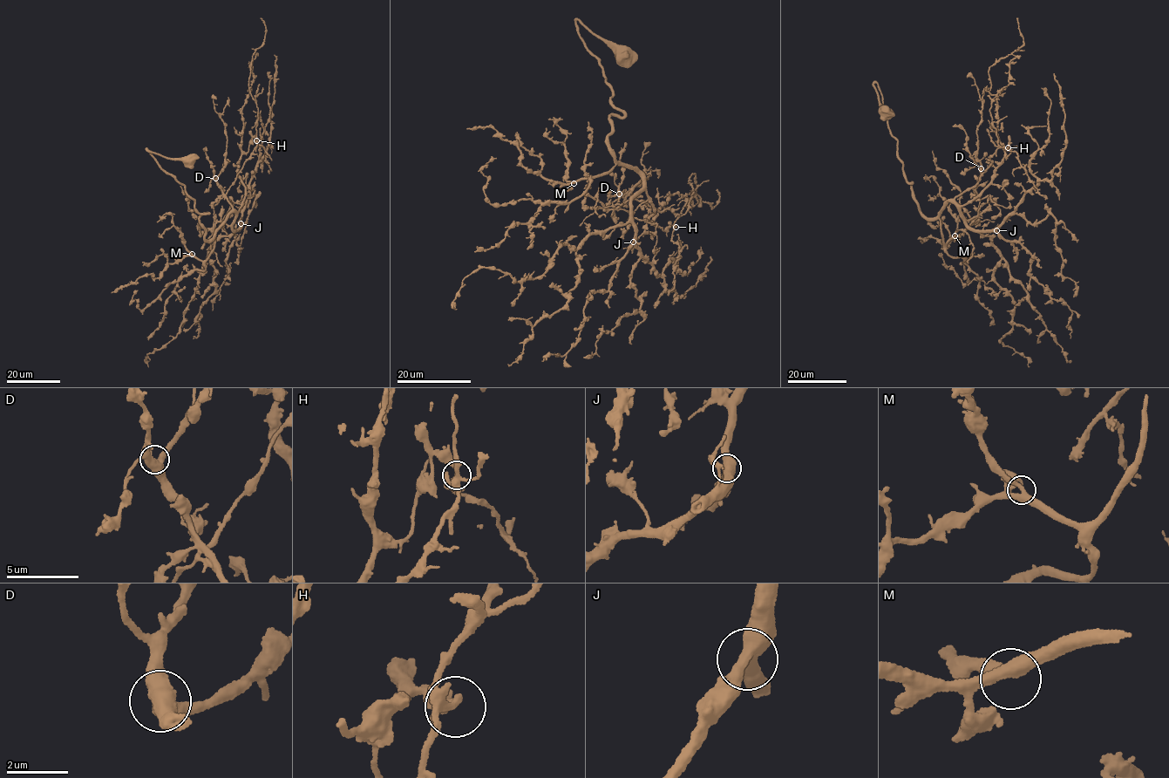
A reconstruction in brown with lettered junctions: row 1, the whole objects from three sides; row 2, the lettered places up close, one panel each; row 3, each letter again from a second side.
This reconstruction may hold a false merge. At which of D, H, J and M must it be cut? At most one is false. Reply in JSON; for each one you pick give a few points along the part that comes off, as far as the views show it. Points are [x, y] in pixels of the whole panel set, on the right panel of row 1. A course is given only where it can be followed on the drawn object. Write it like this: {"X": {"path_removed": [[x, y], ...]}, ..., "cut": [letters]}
{"H": {"path_removed": [[1008, 147], [996, 149], [972, 188], [980, 197], [974, 221], [990, 196], [1006, 208], [1009, 201]]}, "cut": ["H"]}

